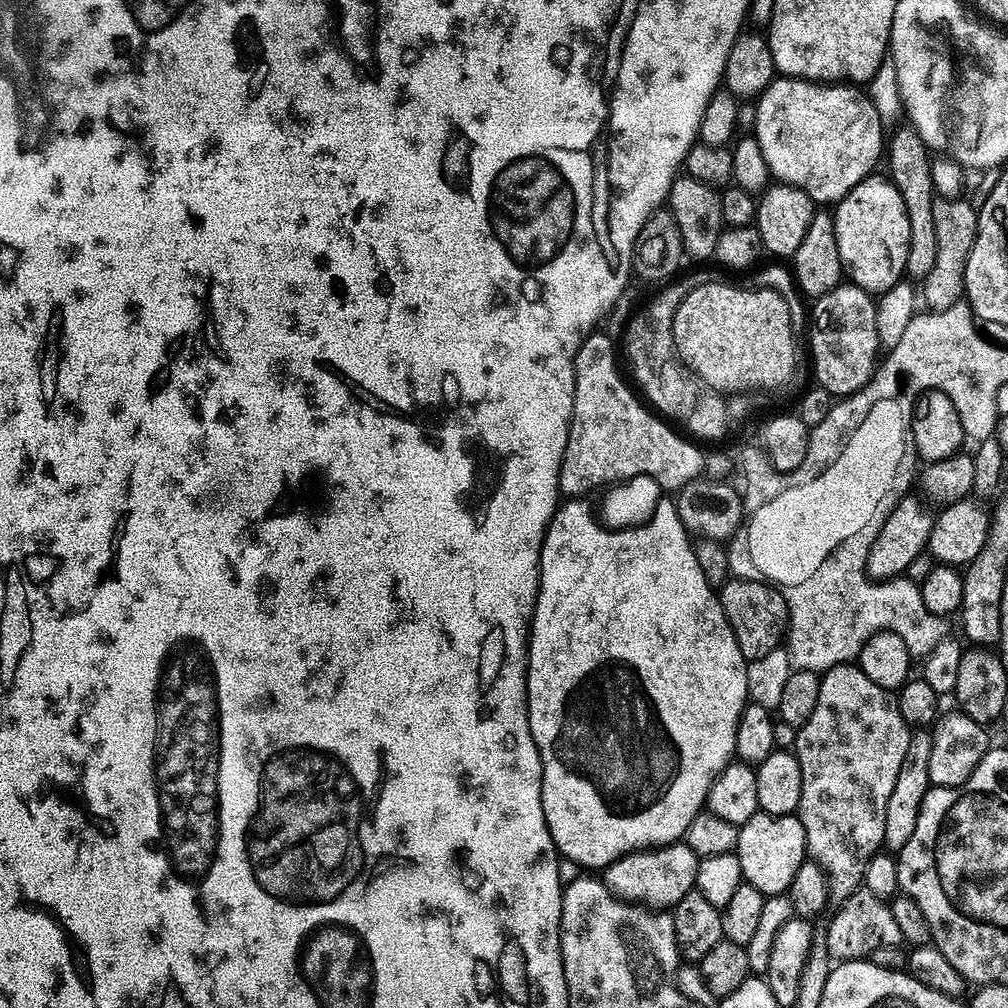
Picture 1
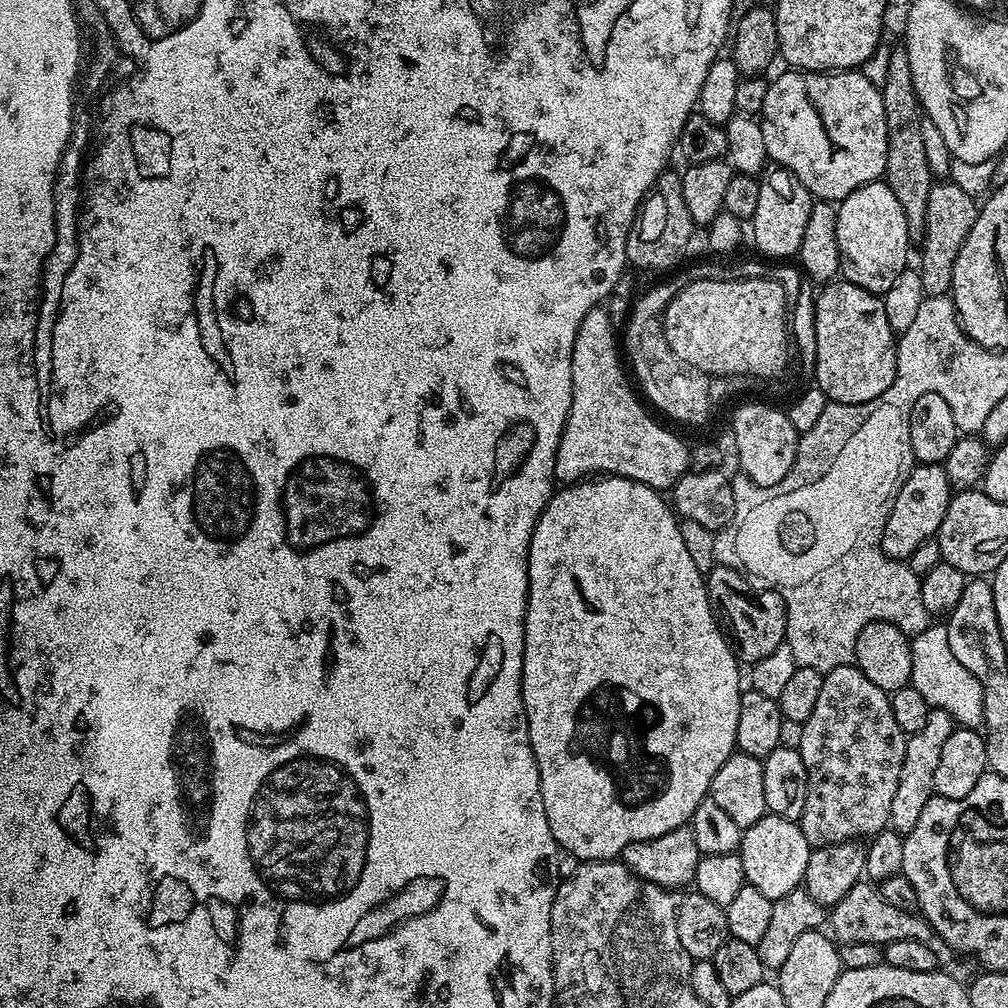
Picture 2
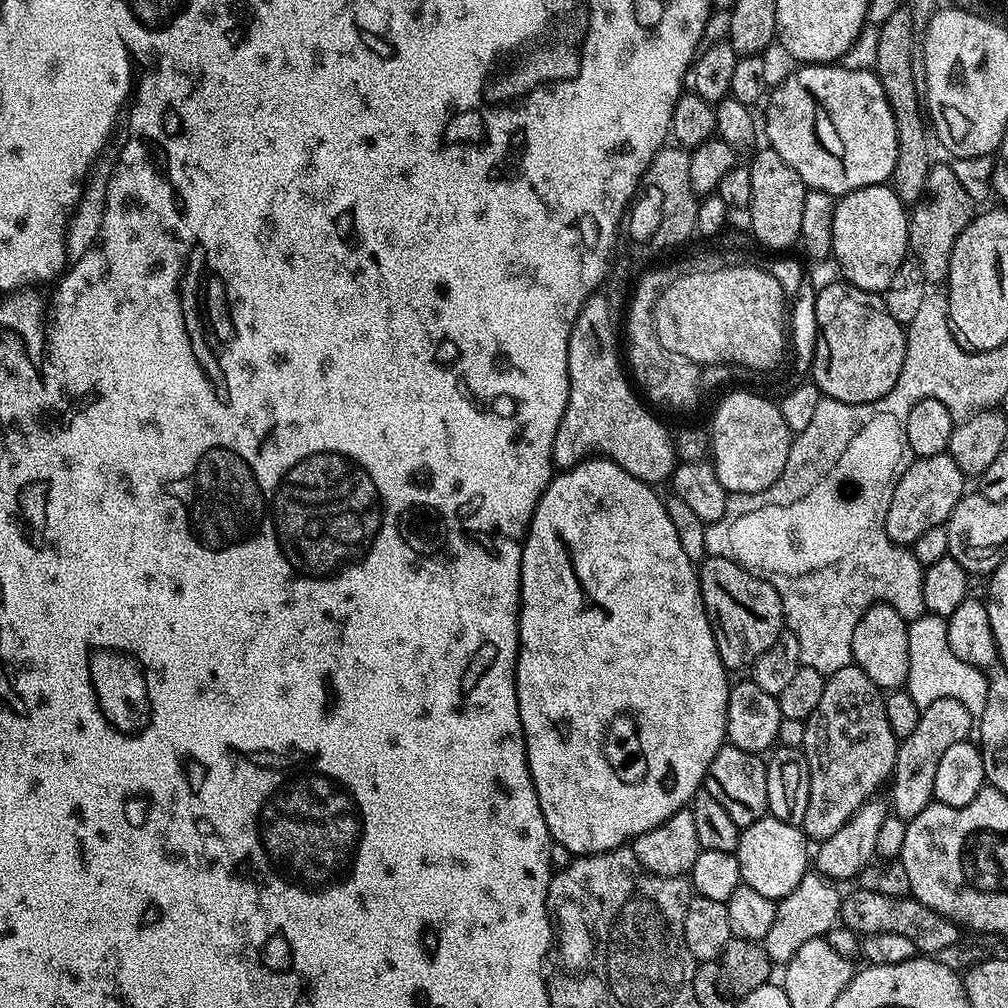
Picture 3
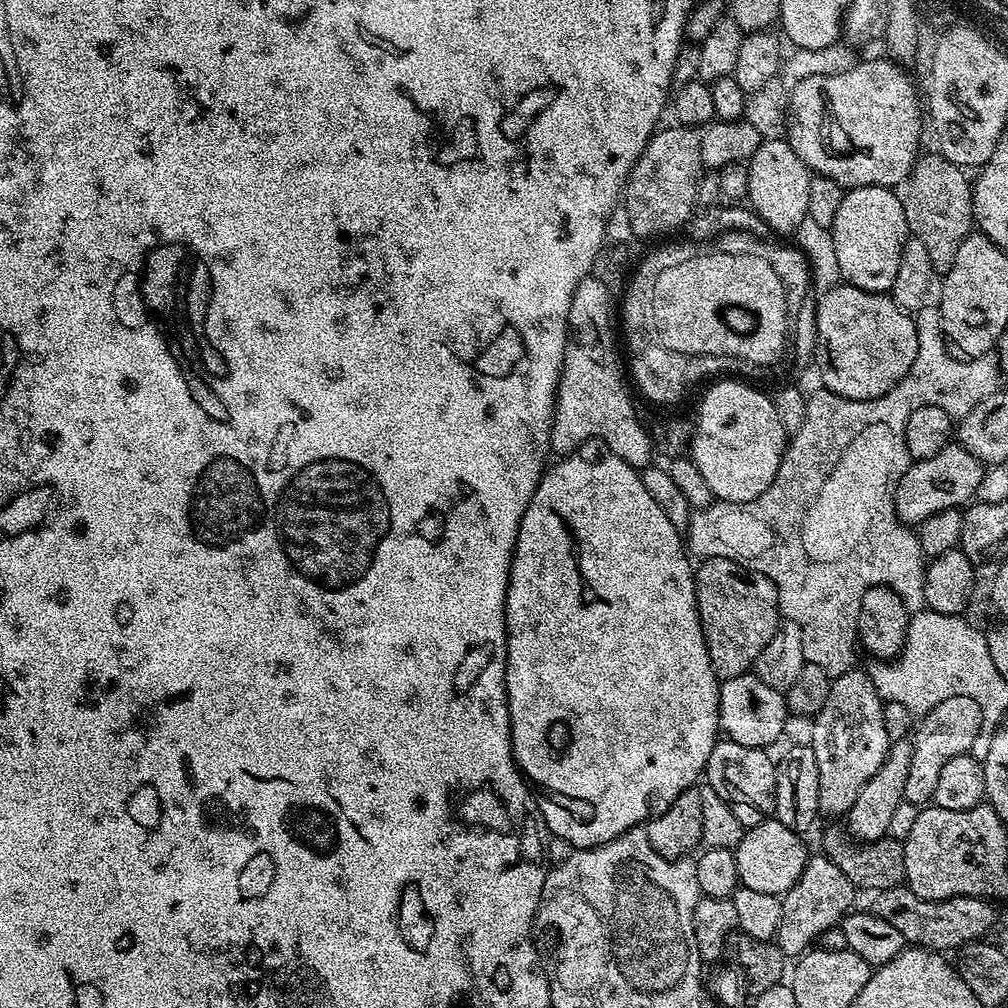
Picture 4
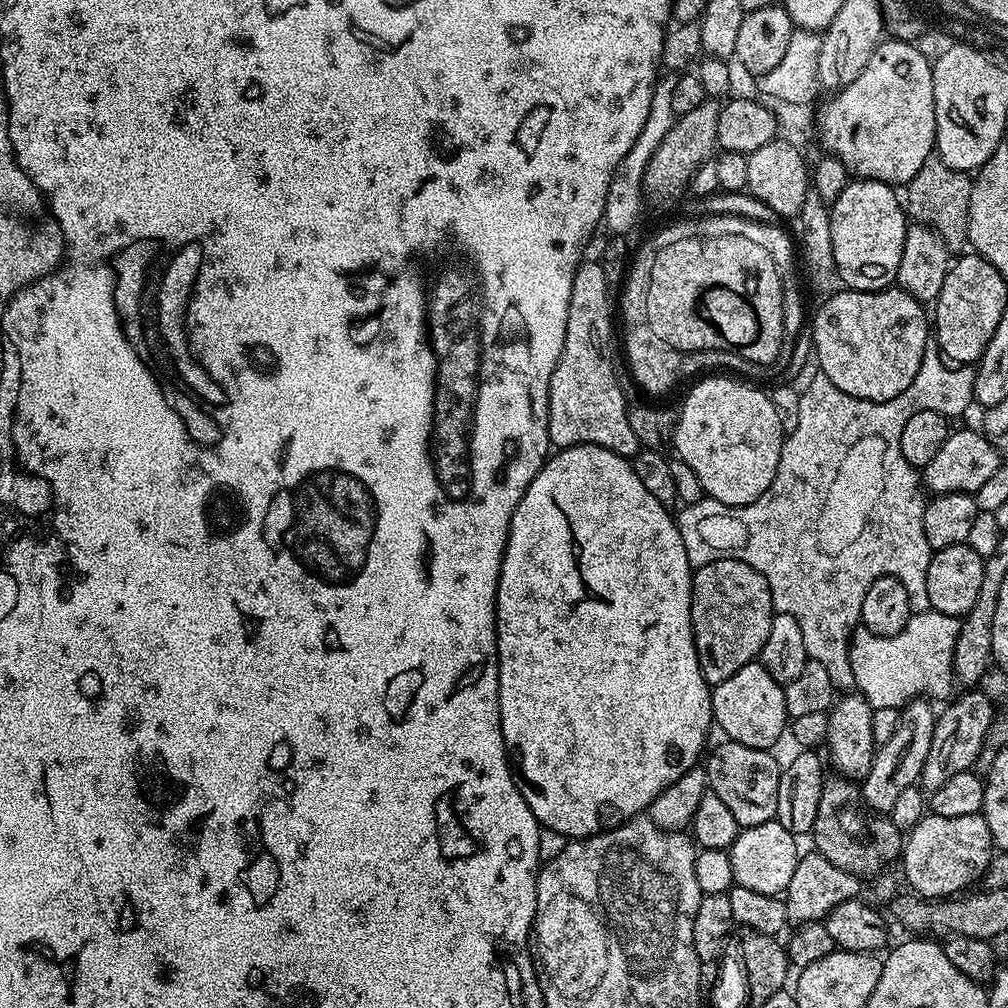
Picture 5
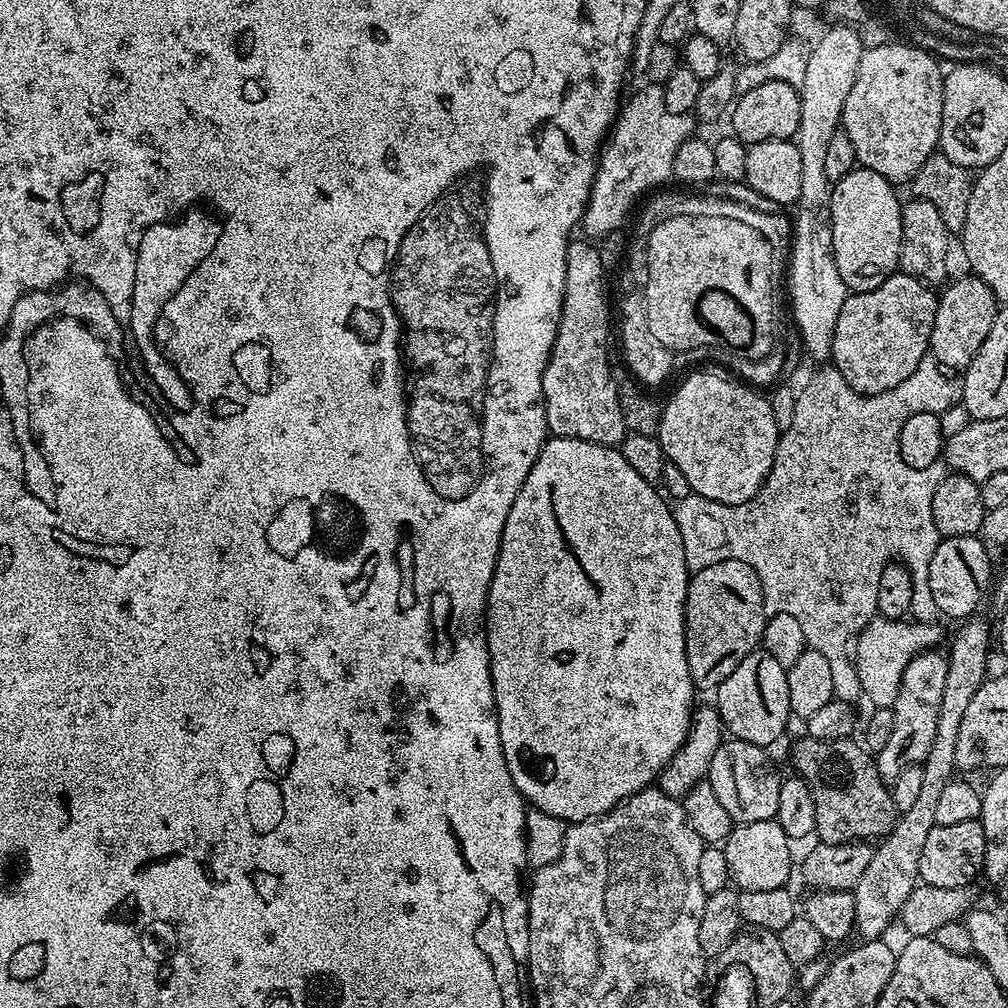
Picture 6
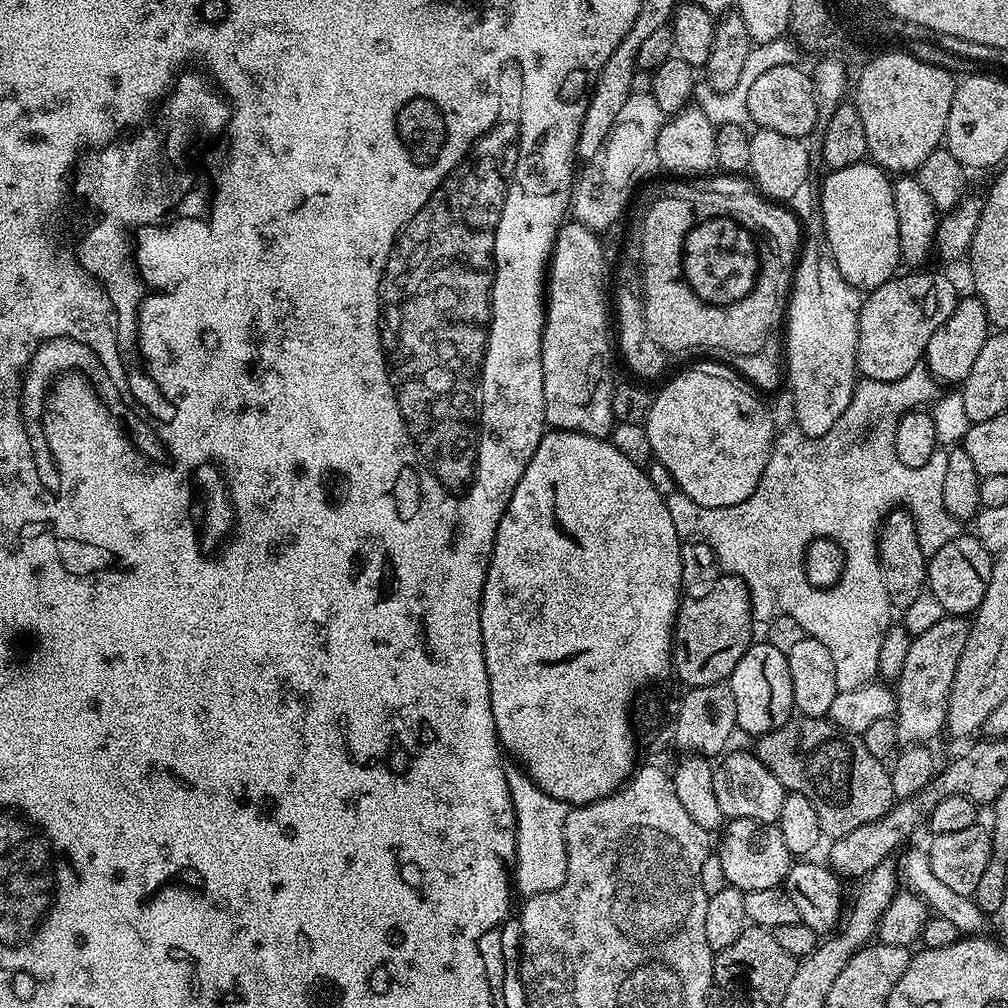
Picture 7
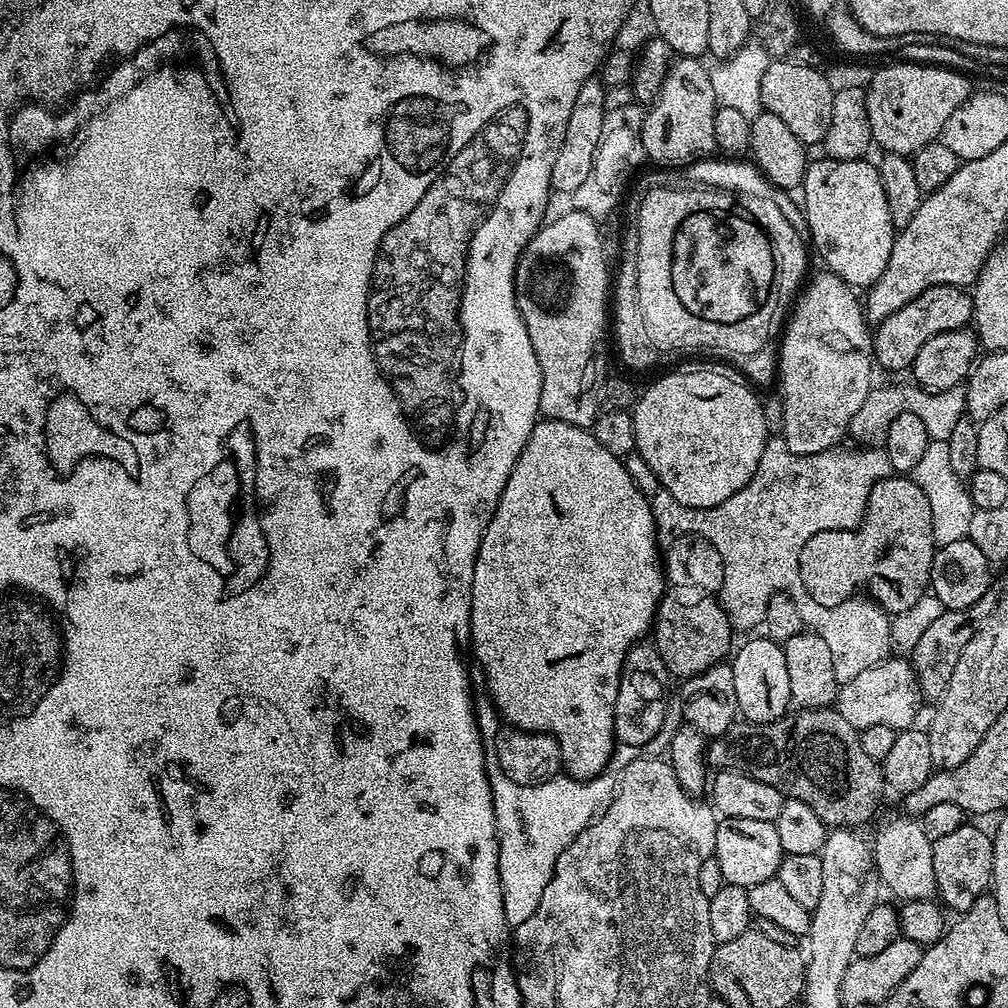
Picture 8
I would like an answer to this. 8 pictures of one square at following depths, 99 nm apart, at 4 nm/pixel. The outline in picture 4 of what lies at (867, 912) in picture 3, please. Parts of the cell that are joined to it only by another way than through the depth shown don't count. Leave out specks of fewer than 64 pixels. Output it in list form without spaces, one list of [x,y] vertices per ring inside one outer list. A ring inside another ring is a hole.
[[[907,886],[891,888],[875,897],[874,911],[902,934],[909,945],[927,948],[941,954],[959,950],[966,944],[979,941],[996,924],[997,905],[979,896],[955,896],[945,900],[927,900],[914,894]]]

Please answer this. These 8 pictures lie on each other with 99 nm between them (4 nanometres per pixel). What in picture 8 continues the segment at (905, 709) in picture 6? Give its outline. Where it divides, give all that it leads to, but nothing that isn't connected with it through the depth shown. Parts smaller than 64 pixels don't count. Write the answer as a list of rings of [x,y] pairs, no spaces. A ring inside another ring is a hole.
[[[989,590],[974,602],[974,606],[954,610],[949,608],[939,615],[937,619],[925,631],[918,644],[910,652],[910,663],[916,672],[916,677],[920,683],[921,697],[932,699],[932,702],[939,701],[941,694],[946,690],[946,682],[950,682],[950,674],[954,674],[954,665],[958,662],[958,654],[966,650],[966,642],[974,638],[978,626],[994,614],[994,606],[998,606],[999,591]]]

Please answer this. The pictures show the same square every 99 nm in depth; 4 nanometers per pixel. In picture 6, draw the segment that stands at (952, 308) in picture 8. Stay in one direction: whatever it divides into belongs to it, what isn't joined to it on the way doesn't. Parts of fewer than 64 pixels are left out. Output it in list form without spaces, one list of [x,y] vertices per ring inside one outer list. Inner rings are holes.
[[[901,271],[886,278],[886,282],[874,290],[849,294],[842,306],[842,314],[838,314],[838,326],[834,326],[830,360],[855,392],[862,396],[873,396],[894,390],[894,386],[906,382],[906,378],[918,370],[918,362],[922,362],[922,358],[930,352],[928,343],[934,330],[937,299],[937,293],[924,281]]]

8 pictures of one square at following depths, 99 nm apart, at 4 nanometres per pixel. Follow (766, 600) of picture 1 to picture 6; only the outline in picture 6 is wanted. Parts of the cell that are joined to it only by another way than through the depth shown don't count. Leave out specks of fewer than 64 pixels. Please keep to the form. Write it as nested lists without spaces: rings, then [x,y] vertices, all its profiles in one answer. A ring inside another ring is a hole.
[[[727,560],[714,566],[695,569],[688,582],[684,603],[684,637],[686,638],[686,666],[690,666],[690,678],[697,689],[715,690],[734,670],[738,662],[761,647],[764,638],[764,595],[758,574],[746,562]]]

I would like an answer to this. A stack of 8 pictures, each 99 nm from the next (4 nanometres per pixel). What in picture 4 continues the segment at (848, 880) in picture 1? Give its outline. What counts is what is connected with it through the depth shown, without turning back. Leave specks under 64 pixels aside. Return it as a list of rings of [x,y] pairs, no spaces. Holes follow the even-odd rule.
[[[849,670],[835,677],[826,703],[814,718],[814,762],[818,762],[818,806],[823,815],[843,817],[854,806],[858,790],[874,778],[890,741],[882,722],[885,701],[874,690],[867,671]]]

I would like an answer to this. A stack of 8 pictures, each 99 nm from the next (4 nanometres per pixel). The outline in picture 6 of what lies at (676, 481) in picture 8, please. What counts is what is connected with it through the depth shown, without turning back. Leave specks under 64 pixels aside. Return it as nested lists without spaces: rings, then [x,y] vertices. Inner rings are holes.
[[[696,372],[677,386],[676,393],[669,398],[668,404],[666,400],[660,413],[658,439],[667,463],[682,470],[695,495],[723,504],[741,504],[754,498],[766,482],[774,466],[781,432],[774,422],[772,402],[767,395],[759,396],[755,387],[720,372]]]

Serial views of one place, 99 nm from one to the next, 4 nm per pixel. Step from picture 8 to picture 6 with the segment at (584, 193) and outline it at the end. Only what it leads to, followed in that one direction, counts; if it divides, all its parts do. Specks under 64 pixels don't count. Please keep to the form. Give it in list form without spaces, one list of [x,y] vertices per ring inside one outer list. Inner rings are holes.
[[[648,82],[644,86],[629,100],[627,97],[623,101],[612,131],[608,133],[600,149],[596,177],[582,221],[585,237],[601,238],[611,231],[623,229],[624,219],[628,215],[631,217],[637,207],[636,199],[643,192],[651,193],[667,185],[664,184],[667,180],[673,179],[674,154],[678,154],[678,146],[682,146],[682,142],[693,135],[693,117],[670,114],[670,110],[666,110],[666,94],[661,85]]]

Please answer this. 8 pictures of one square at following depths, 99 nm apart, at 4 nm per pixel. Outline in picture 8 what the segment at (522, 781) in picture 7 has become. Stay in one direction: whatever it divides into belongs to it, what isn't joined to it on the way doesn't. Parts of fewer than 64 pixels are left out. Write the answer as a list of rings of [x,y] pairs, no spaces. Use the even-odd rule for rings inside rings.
[[[489,771],[496,837],[500,839],[500,885],[509,925],[526,922],[526,918],[538,910],[542,890],[546,890],[558,858],[611,800],[617,777],[608,775],[601,774],[592,780],[576,780],[567,774],[557,774],[538,785],[519,785],[515,782],[506,784],[496,772]]]

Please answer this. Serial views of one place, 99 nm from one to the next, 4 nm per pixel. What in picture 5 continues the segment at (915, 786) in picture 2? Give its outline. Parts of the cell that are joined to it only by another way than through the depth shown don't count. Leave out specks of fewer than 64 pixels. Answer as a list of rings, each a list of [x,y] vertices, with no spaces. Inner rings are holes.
[[[968,690],[961,700],[953,699],[945,712],[941,711],[936,718],[934,734],[930,742],[930,754],[926,758],[926,766],[922,766],[922,774],[918,781],[925,793],[937,792],[942,785],[950,782],[954,774],[962,774],[973,767],[972,763],[985,751],[988,734],[994,728],[993,697],[987,696],[983,690]]]

